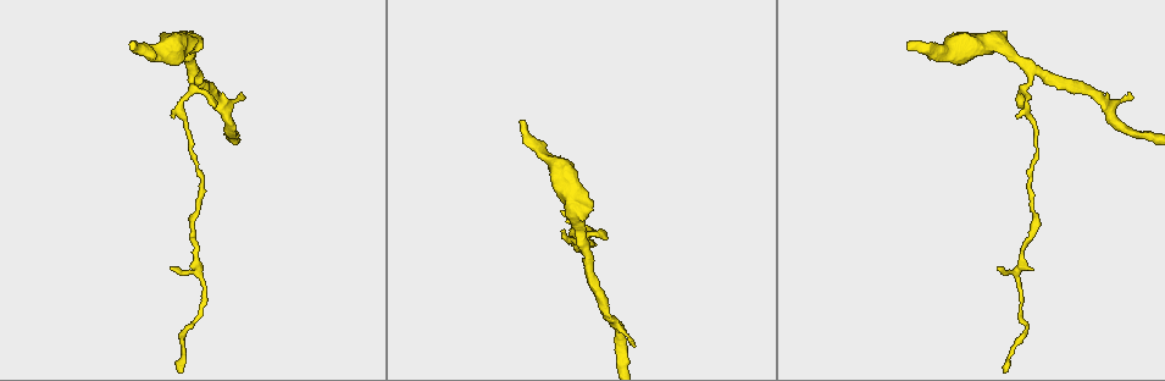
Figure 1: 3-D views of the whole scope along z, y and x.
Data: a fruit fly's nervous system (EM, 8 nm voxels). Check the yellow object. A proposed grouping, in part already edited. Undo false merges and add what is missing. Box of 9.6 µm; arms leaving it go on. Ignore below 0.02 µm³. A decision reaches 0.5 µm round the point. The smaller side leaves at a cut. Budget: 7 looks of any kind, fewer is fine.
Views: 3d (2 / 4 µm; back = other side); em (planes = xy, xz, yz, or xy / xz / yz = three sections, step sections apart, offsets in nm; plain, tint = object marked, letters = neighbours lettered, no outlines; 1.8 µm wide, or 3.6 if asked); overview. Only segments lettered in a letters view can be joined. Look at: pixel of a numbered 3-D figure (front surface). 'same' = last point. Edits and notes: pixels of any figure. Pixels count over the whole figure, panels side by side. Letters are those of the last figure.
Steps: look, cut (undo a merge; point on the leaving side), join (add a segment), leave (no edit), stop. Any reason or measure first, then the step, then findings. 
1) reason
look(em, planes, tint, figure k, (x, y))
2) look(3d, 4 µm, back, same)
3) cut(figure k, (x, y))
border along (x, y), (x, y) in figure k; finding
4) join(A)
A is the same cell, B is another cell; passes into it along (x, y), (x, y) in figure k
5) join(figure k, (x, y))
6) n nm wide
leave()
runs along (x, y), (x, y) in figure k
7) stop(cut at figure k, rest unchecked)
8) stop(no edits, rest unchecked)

free end
look(em, xz, step 16, tint, figure 1, (632, 346))

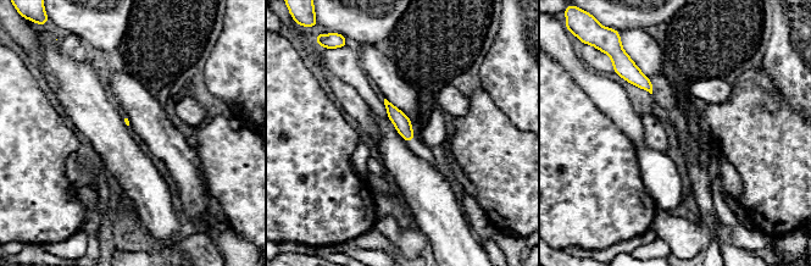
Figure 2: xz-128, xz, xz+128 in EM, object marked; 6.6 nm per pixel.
cut it another way
look(em, planes, letters, same)

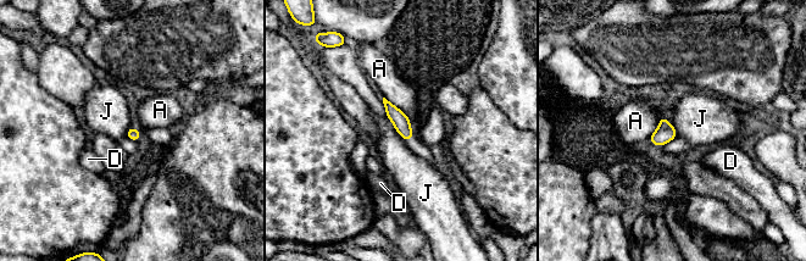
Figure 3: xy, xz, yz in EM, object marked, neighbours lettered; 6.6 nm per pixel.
leave()
A, D and J are other cells; no lettered segment goes on from it

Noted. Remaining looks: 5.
an open end
look(3d, 4 µm, figure 1, (909, 44))

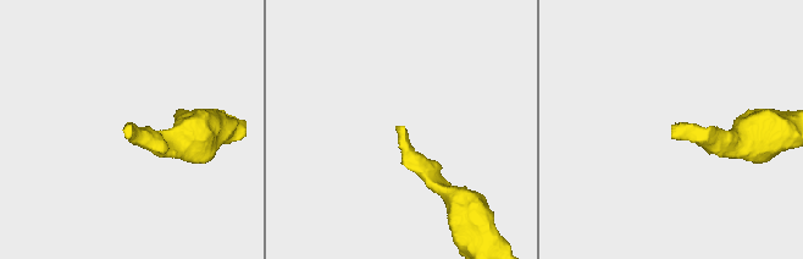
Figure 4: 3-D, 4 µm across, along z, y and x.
look(em, planes, letters, figure 4, (673, 126))

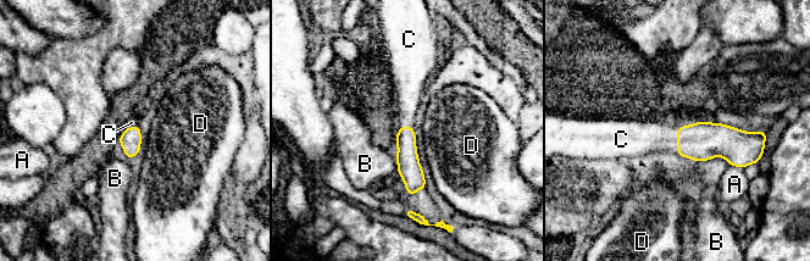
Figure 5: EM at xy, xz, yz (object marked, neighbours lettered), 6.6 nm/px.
C touches over 240 nm
join(C)
C is the same cell, A, B and D are other cells; the neuron continues

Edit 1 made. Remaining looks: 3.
see it whole again
look(overview)

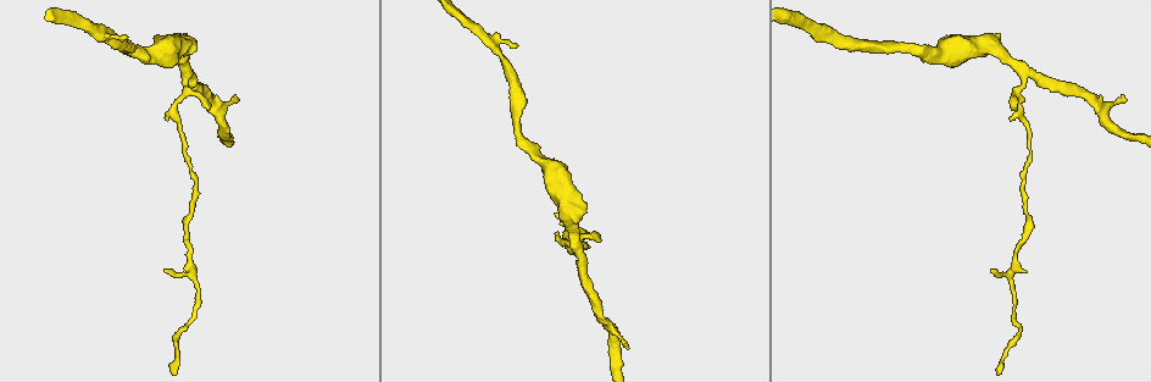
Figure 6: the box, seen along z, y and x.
free end
look(em, planes, letters, figure 6, (517, 46))

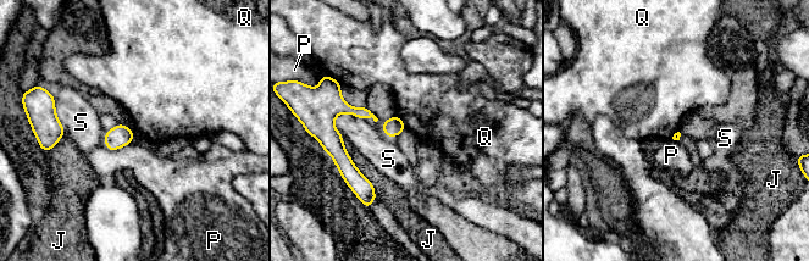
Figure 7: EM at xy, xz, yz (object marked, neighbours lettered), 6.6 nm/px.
leave()
J, P, Q and S are other cells; border along (395, 115), (405, 127) in figure 7; none of them fits

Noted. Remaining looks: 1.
stop(join at figure 5, rest unchecked)

